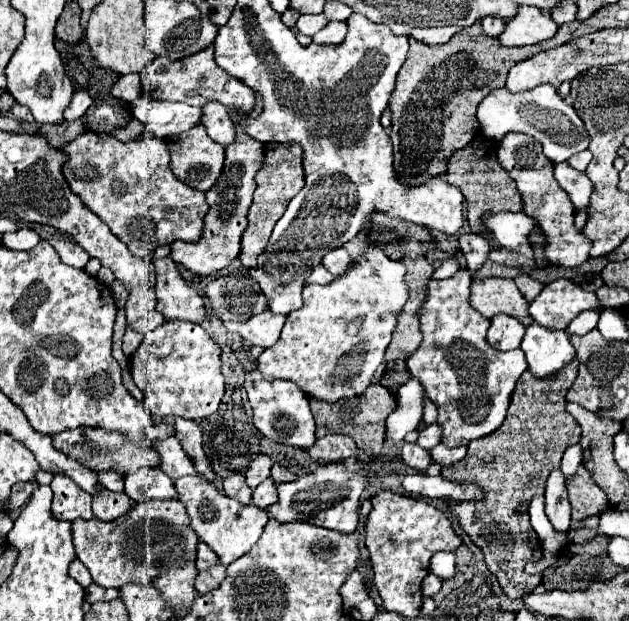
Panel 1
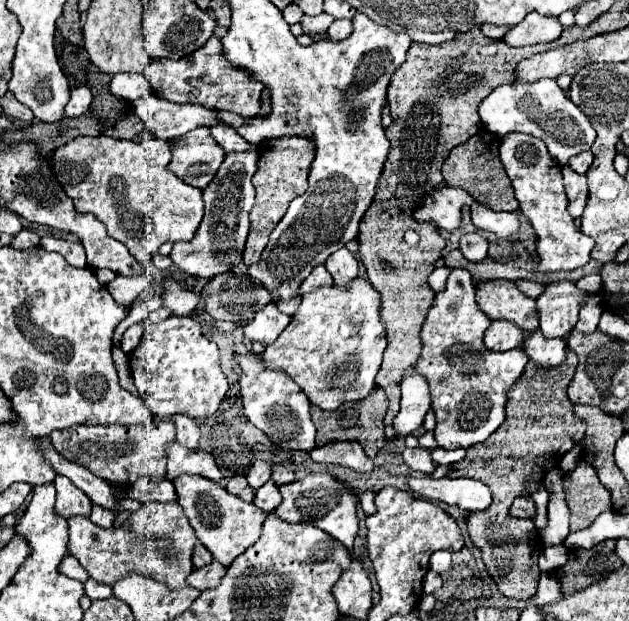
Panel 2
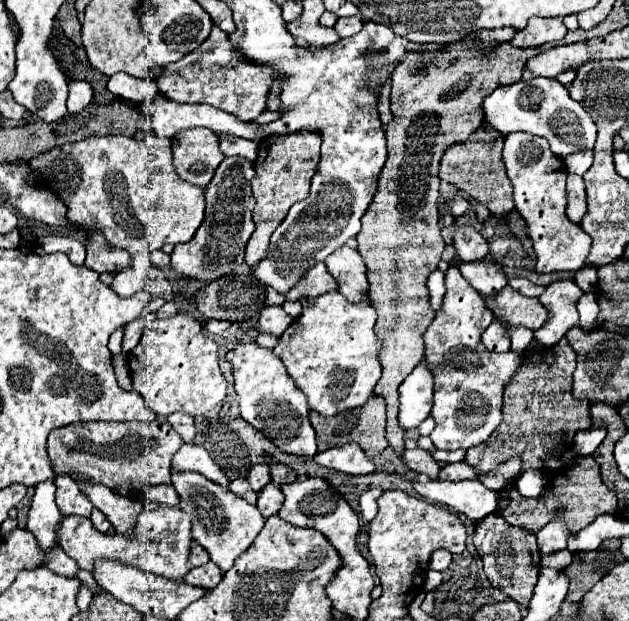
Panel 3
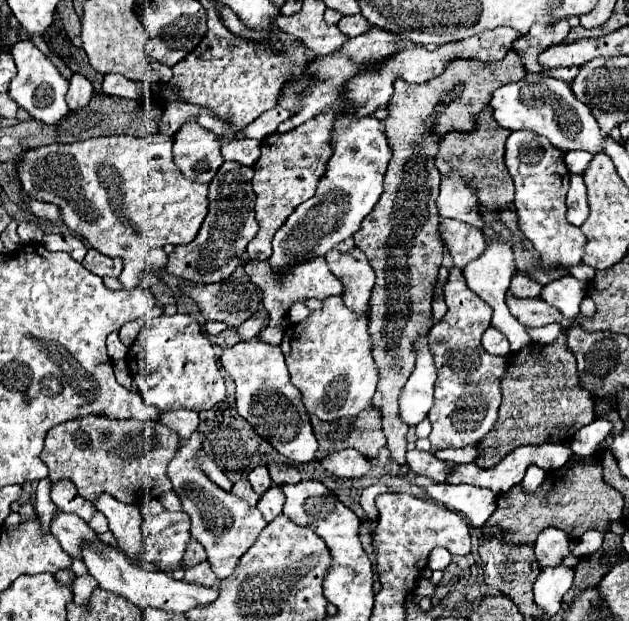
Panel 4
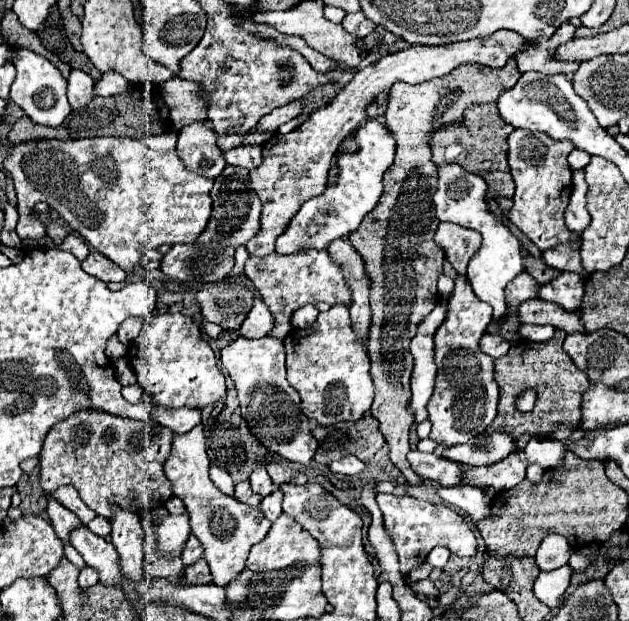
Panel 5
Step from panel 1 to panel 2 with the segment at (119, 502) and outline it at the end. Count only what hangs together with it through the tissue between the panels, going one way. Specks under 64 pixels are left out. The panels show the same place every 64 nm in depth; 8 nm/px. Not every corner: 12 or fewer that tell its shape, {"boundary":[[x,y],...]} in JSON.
{"boundary":[[92,506],[90,520],[110,528],[118,512],[104,506]]}

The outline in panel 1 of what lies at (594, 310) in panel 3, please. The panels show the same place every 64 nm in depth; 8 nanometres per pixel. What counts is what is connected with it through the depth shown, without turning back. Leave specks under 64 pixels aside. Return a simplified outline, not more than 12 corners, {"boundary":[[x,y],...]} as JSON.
{"boundary":[[594,310],[580,312],[566,328],[570,336],[584,336],[598,324]]}

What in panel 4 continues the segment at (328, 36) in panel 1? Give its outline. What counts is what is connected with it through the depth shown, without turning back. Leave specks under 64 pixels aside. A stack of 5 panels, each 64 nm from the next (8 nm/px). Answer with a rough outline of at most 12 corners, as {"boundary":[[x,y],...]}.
{"boundary":[[362,14],[342,16],[338,28],[346,36],[358,36],[370,22]]}

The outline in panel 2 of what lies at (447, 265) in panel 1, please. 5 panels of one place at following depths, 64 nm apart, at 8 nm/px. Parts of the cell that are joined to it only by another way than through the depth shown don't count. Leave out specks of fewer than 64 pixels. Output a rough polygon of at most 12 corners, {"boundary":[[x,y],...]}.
{"boundary":[[434,268],[428,284],[434,292],[444,288],[444,282],[452,268]]}

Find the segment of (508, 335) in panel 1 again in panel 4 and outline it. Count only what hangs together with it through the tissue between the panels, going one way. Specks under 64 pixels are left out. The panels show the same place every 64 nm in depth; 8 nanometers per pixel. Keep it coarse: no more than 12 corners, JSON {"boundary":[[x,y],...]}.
{"boundary":[[490,326],[482,346],[494,354],[510,354],[510,342]]}

